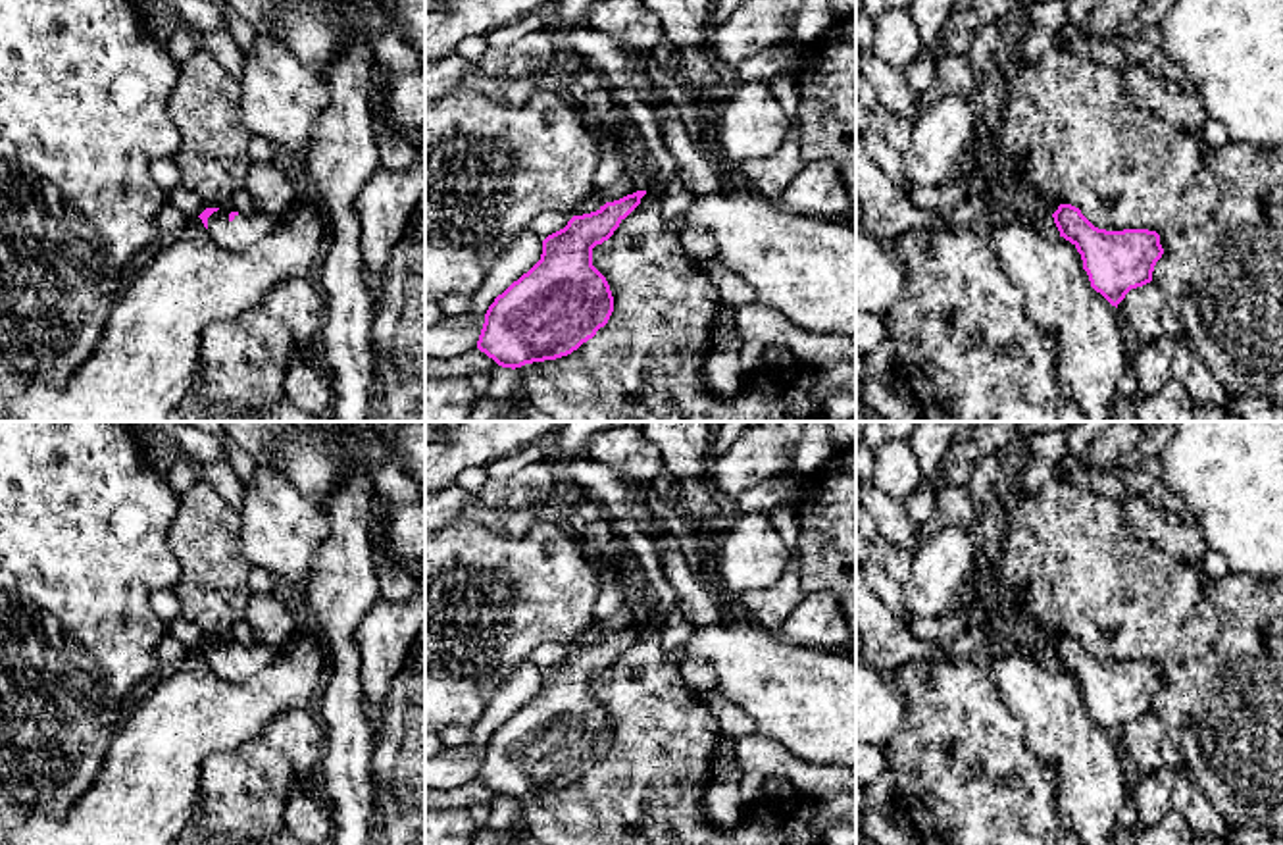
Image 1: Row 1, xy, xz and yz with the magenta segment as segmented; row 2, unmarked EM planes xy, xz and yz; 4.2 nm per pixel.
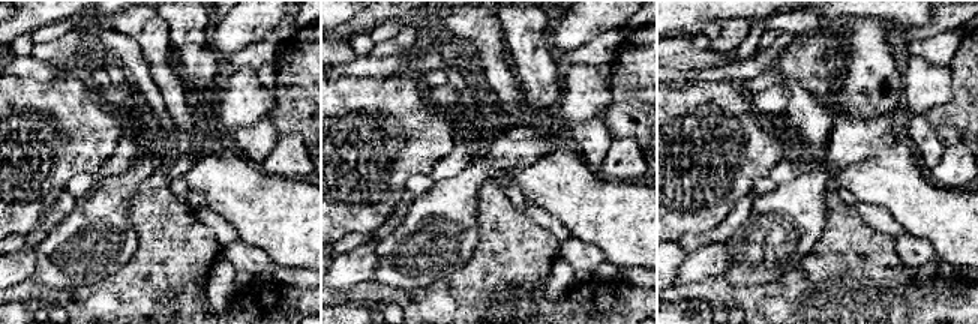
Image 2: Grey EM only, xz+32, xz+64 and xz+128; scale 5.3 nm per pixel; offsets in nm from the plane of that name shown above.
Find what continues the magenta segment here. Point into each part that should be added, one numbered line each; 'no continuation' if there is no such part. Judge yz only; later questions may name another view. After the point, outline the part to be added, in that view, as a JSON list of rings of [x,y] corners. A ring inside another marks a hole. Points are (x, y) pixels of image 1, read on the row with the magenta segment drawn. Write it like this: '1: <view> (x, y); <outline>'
no continuation

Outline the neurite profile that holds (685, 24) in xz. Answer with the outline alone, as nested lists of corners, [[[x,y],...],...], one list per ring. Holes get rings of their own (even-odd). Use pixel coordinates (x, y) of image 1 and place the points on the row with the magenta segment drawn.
[[[644,0],[644,6],[660,17],[662,31],[675,48],[675,73],[694,90],[708,119],[714,119],[731,79],[706,54],[712,29],[710,0]]]

